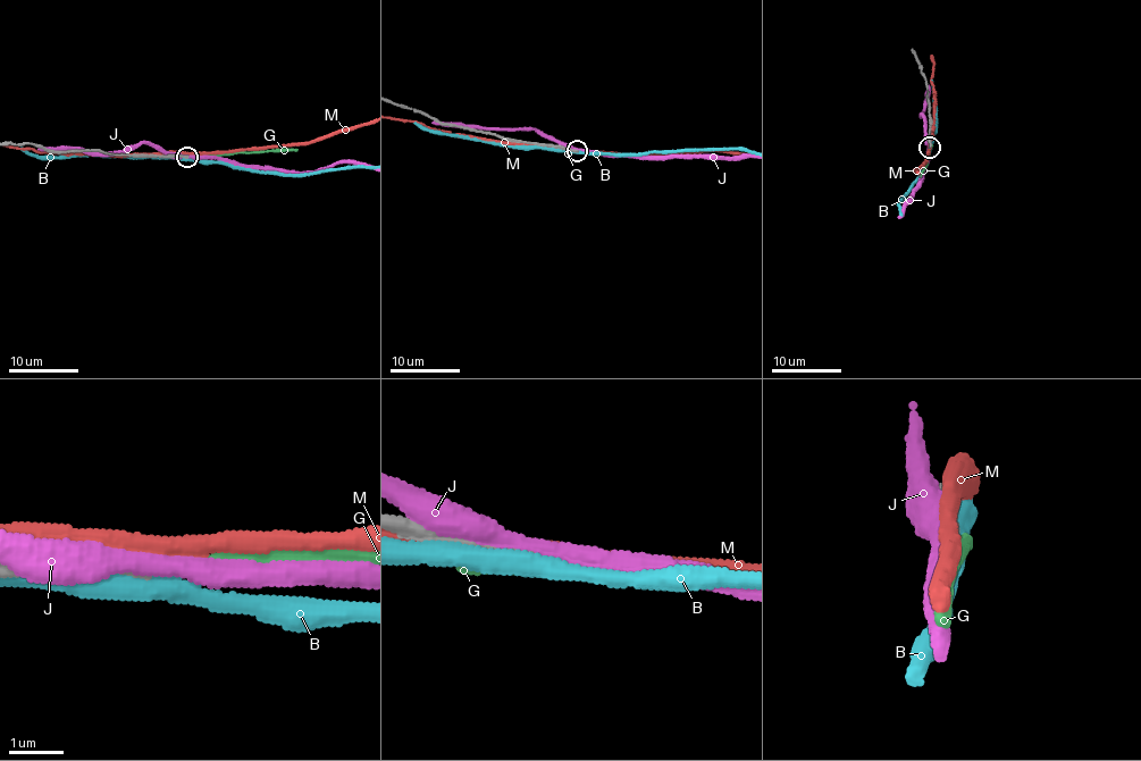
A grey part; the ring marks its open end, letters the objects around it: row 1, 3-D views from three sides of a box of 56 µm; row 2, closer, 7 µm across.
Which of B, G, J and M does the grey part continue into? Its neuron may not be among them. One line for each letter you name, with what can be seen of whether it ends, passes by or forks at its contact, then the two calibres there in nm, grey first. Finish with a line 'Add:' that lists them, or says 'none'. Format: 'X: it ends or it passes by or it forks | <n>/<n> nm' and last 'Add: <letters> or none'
Add: none

